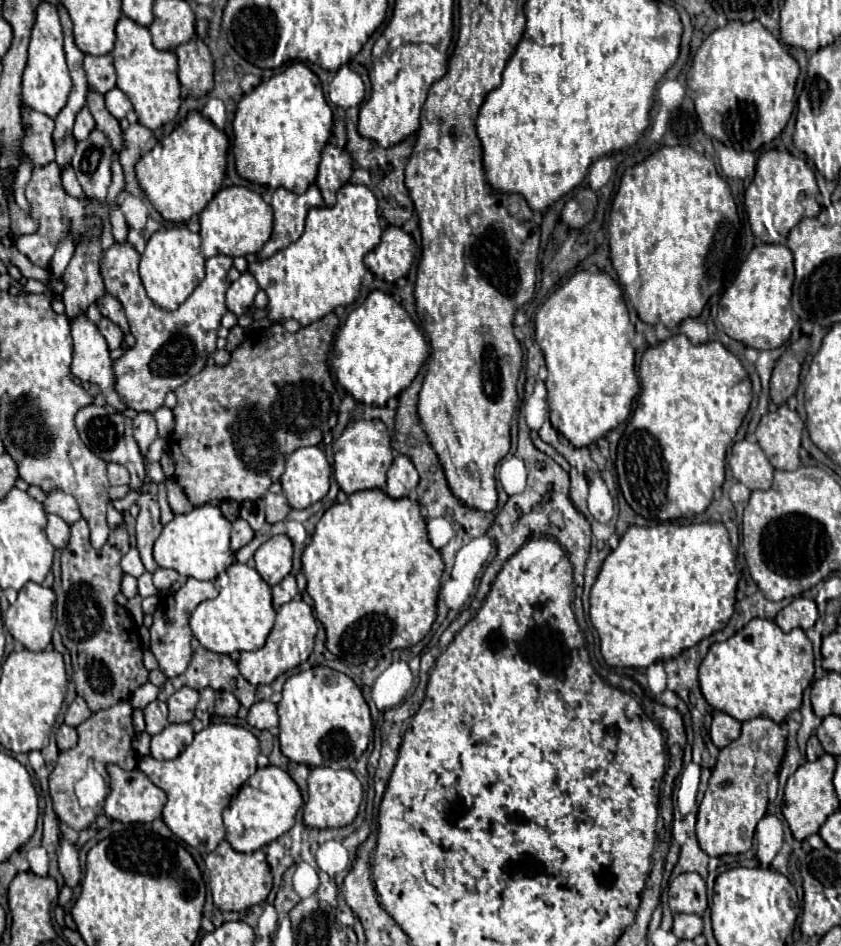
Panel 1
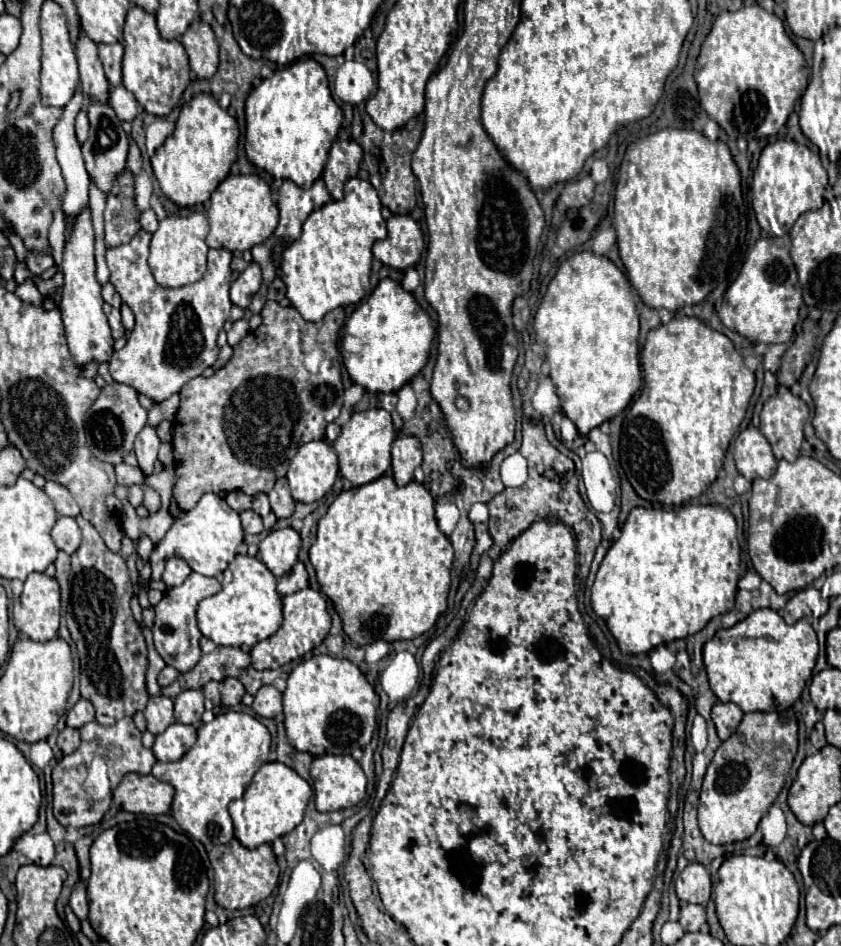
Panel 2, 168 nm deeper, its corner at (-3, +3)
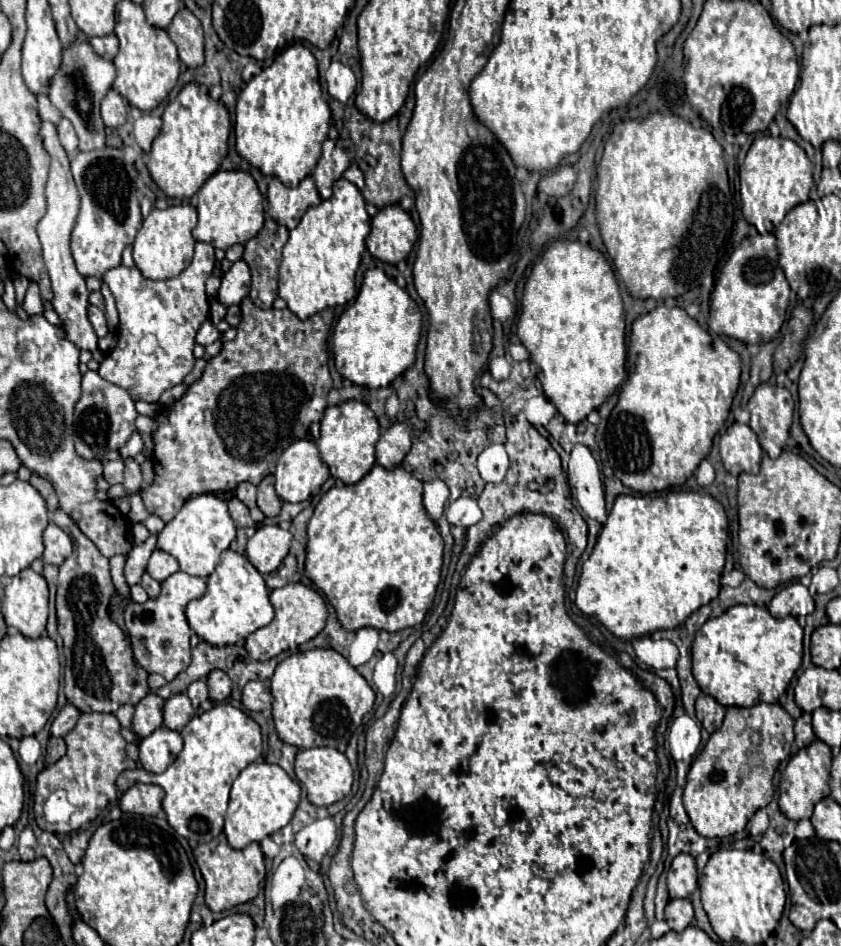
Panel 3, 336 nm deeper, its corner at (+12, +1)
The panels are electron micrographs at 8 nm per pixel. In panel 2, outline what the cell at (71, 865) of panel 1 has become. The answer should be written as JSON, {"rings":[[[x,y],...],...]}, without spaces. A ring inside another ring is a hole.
{"rings":[[[82,881],[74,887],[72,891],[72,897],[70,897],[70,909],[74,911],[74,915],[84,921],[88,919],[88,901],[86,901],[86,889],[82,885]]]}

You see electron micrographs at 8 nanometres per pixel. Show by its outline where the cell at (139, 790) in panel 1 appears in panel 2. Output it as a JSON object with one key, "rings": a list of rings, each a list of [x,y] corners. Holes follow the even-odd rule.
{"rings":[[[130,773],[114,791],[114,803],[130,813],[160,815],[168,813],[174,799],[174,789],[152,775]]]}

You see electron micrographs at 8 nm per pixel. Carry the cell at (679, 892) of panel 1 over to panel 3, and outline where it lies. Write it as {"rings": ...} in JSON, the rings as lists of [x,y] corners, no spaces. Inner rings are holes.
{"rings":[[[677,855],[667,873],[671,899],[687,899],[697,889],[697,869],[691,855]]]}

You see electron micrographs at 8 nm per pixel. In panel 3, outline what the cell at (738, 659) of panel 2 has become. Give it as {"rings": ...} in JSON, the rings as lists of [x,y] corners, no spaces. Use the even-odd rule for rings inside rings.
{"rings":[[[737,605],[727,609],[723,615],[705,621],[697,631],[693,647],[693,677],[701,691],[713,697],[723,707],[753,707],[761,701],[777,703],[791,683],[795,671],[801,667],[803,657],[803,629],[791,615],[785,619],[775,619],[765,607],[757,605]]]}

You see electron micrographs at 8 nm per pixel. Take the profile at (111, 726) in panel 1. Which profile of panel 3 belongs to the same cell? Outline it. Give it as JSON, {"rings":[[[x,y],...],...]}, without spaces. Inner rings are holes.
{"rings":[[[83,713],[77,721],[75,729],[65,735],[67,755],[57,763],[47,765],[37,775],[37,791],[35,791],[35,821],[43,831],[51,831],[51,823],[43,817],[43,805],[51,793],[51,787],[63,787],[70,803],[70,821],[67,830],[81,829],[96,818],[109,803],[117,799],[117,777],[127,769],[127,753],[125,739],[121,735],[121,725],[115,715],[105,713]]]}

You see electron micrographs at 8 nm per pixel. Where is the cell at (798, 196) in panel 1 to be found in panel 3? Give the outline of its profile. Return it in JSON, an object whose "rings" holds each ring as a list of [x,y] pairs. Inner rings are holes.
{"rings":[[[759,137],[747,151],[743,167],[739,169],[739,179],[743,217],[761,235],[765,235],[773,233],[793,207],[809,201],[809,191],[813,185],[813,165],[795,141],[783,137]]]}

